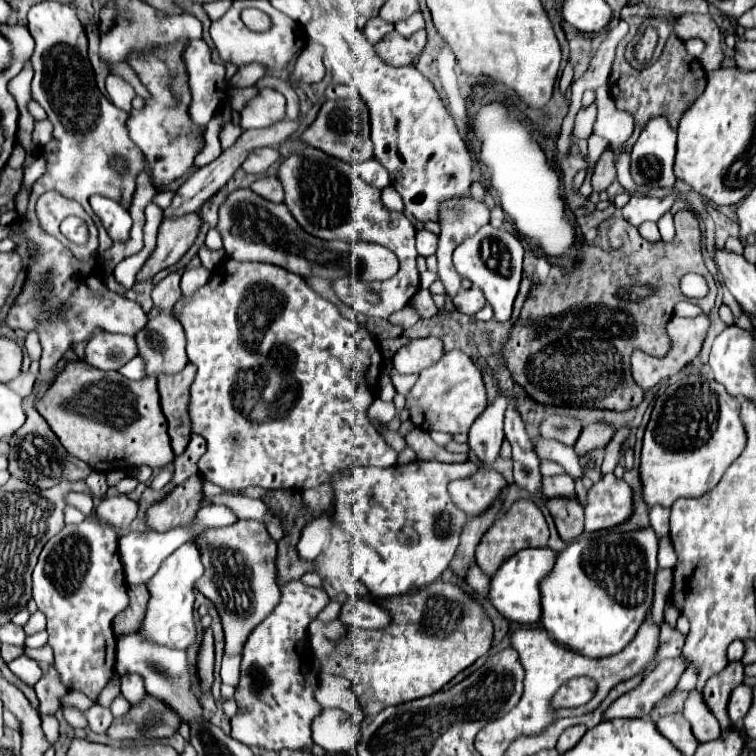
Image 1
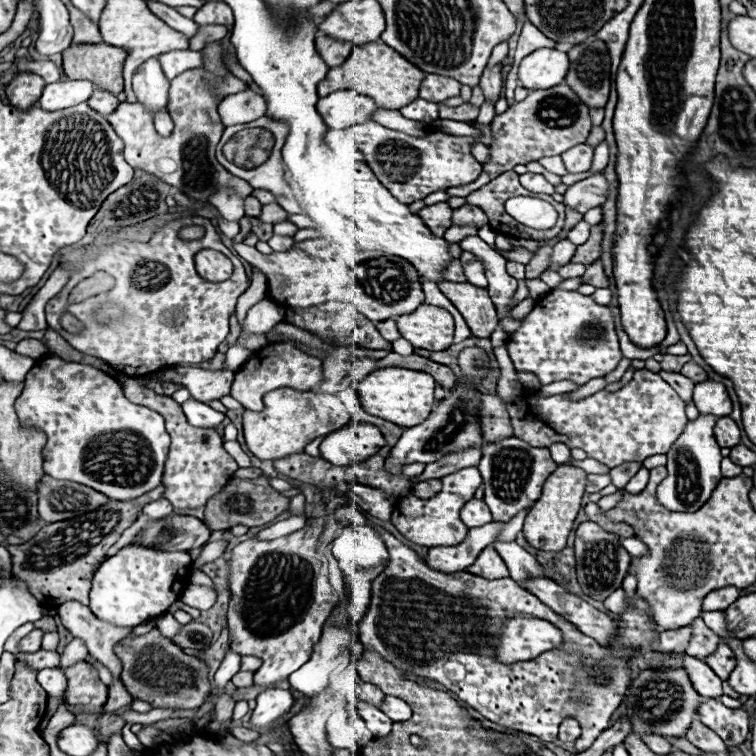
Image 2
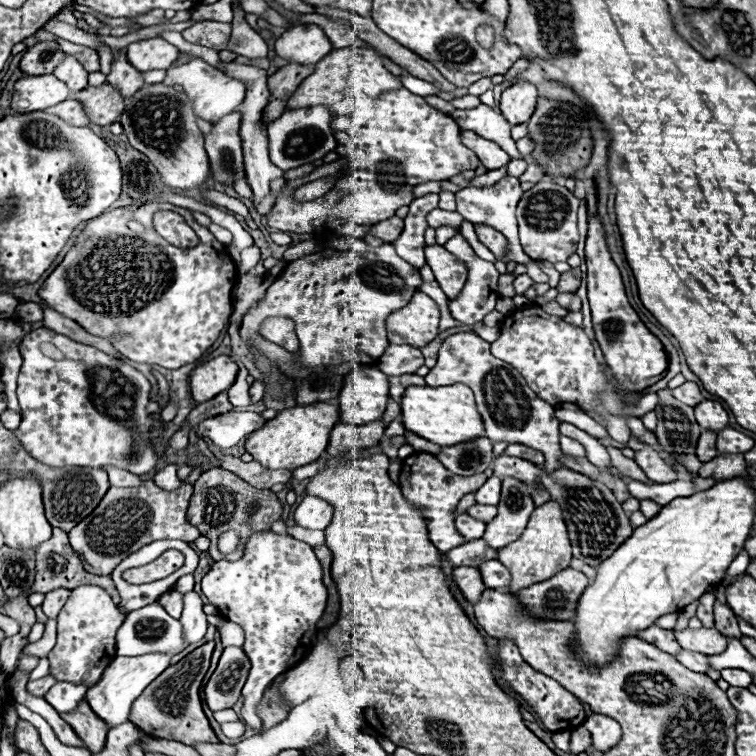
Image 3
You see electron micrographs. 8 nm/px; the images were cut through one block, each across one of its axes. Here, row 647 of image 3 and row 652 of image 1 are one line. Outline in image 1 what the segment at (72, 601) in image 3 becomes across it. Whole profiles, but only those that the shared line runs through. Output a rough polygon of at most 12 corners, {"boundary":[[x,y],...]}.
{"boundary":[[64,526],[34,568],[54,668],[98,702],[128,606],[118,534]]}

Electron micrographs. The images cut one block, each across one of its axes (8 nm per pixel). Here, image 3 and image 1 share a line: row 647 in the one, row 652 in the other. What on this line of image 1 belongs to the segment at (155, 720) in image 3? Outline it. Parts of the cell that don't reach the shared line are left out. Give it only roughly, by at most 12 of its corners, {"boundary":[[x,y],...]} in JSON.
{"boundary":[[208,628],[200,648],[198,674],[204,688],[214,680],[214,638]]}

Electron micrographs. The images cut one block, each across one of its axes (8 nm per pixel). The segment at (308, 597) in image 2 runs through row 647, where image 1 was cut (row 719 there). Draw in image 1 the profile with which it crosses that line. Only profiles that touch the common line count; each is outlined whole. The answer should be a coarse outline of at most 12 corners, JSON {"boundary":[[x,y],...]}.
{"boundary":[[302,580],[244,644],[234,740],[308,750],[330,598]]}

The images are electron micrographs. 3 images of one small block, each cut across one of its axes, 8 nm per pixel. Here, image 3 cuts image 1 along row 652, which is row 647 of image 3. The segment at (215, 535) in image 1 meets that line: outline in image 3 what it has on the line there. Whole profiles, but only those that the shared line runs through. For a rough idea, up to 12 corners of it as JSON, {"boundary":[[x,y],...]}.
{"boundary":[[224,648],[204,688],[210,710],[232,708],[240,698],[250,660]]}

